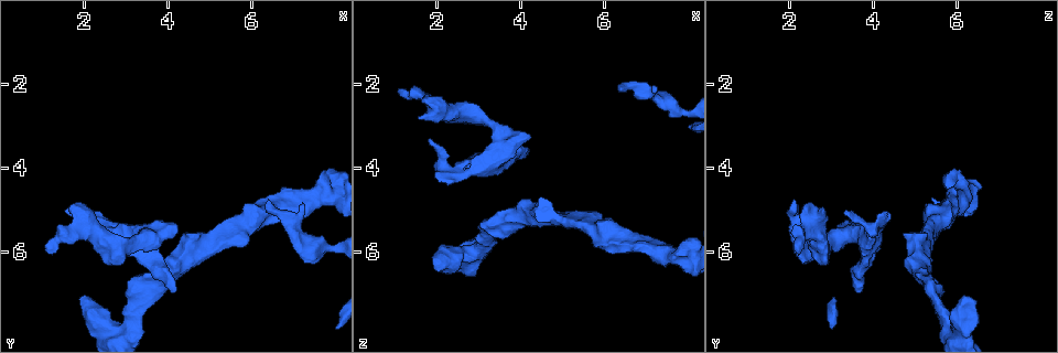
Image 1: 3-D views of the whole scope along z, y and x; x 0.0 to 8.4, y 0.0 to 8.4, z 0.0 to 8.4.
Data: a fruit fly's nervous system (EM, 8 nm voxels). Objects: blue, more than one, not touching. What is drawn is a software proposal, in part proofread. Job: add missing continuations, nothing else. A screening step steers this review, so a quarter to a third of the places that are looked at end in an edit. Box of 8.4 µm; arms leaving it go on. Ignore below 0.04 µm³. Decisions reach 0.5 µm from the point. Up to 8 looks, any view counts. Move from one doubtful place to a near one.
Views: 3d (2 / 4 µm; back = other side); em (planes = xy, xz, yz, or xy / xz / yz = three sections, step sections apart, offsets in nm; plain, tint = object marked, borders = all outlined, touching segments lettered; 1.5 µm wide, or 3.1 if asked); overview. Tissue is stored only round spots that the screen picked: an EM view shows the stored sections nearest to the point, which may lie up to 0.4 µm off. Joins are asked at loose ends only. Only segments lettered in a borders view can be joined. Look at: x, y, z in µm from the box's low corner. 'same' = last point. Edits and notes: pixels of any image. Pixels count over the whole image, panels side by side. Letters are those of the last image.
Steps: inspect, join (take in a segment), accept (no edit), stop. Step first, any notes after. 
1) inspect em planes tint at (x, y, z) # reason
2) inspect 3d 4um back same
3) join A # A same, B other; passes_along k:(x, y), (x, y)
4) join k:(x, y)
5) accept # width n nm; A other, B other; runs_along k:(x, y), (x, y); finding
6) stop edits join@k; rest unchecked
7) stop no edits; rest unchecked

inspect 3d 2um at (2.35, 5.05, 4.40) # an open end

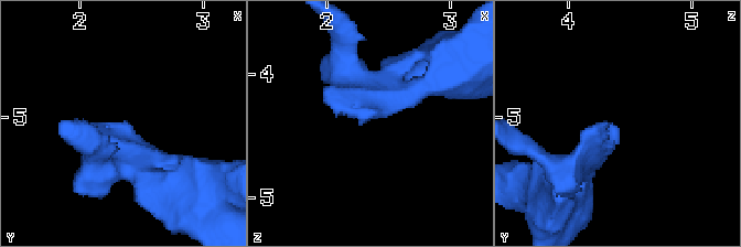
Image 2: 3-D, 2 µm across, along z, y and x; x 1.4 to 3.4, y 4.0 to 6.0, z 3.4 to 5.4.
inspect em xz step 8 borders at (2.36, 5.06, 4.34) # need the tissue

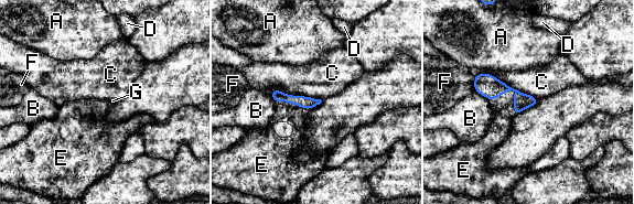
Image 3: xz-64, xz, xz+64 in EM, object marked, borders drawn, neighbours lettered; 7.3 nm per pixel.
join E # longest_contact C 500 nm; A other, B other, C other, D other, E same, F other, G other; the cell continues

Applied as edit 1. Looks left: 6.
inspect em planes borders at (1.10, 6.00, 2.20) # an open end

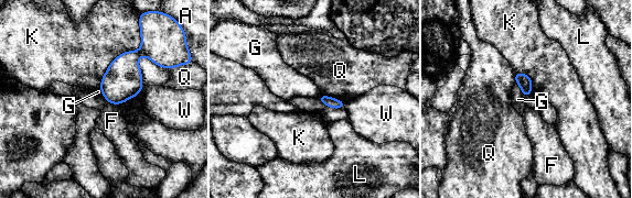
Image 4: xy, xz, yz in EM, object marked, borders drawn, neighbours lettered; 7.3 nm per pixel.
accept # A other, F other, G other, K other, L other, Q other, W other; border 4:(515, 81), (524, 98); no lettered segment goes on from it

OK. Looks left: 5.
inspect 3d 4um at (4.15, 6.90, 3.65) # an open end

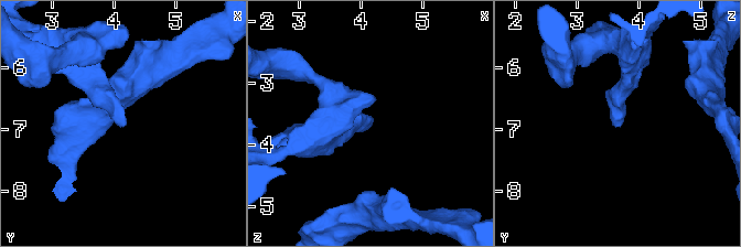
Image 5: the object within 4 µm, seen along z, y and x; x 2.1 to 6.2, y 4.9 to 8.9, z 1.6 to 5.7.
inspect em planes borders at (4.10, 6.90, 3.70)

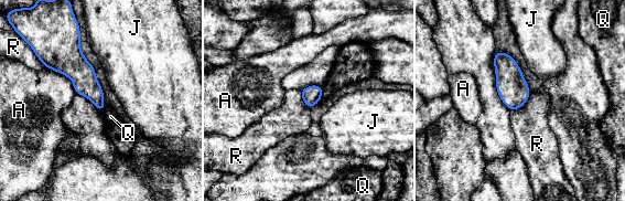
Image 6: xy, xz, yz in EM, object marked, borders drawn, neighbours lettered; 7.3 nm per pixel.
accept # longest_contact A 280 nm; A other, J other, Q other, R other; no lettered segment goes on from it

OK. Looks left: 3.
stop edits join@3; rest unchecked

